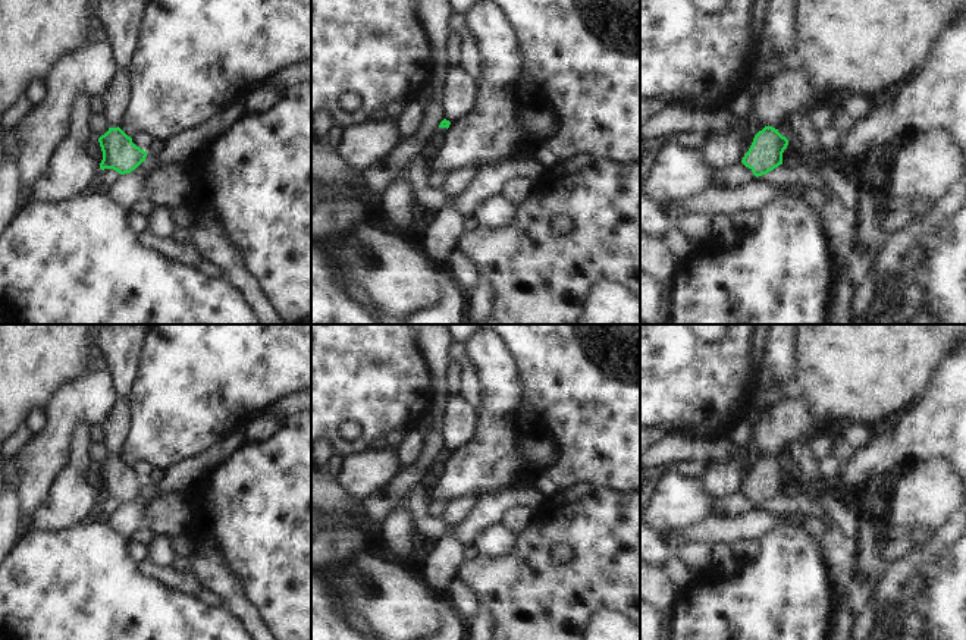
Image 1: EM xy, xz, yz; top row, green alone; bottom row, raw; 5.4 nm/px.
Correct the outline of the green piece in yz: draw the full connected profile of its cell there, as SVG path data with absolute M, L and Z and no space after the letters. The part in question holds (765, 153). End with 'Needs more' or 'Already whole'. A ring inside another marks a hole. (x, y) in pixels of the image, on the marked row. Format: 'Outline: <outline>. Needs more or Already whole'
Outline: M797 65L771 73L759 88L753 100L753 110L765 128L755 135L749 151L741 160L756 178L782 164L782 153L788 145L788 139L777 128L785 116L807 107L806 92L812 87L812 73Z. Needs more

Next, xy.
Outline: M117 69L103 92L103 114L109 125L109 131L98 138L103 151L103 160L100 163L101 170L113 169L120 175L125 175L145 161L147 151L137 147L132 142L132 138L119 128L129 104L129 94L129 75L126 70Z. Needs more

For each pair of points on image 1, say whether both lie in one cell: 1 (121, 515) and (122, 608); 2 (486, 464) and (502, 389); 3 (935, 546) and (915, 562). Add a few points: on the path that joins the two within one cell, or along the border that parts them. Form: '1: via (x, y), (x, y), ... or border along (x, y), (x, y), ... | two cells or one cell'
1: border along (104, 523), (126, 540) | two cells
2: via (492, 445), (494, 408) | one cell
3: via (931, 551), (919, 558) | one cell

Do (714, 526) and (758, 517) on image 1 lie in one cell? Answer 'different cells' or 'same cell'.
same cell

